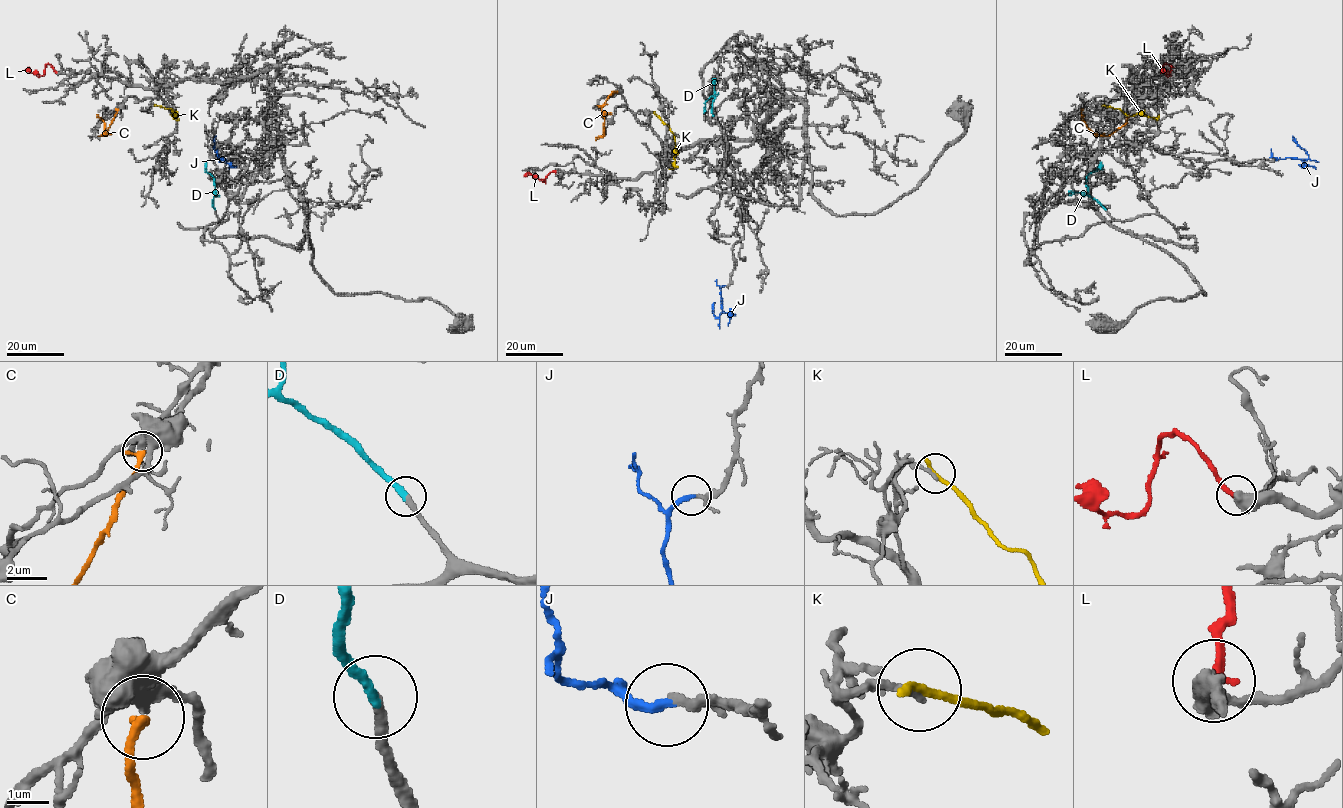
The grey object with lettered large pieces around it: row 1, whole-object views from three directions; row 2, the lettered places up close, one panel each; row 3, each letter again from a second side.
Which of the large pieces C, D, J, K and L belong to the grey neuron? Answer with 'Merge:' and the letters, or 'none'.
Merge: D, J, L

